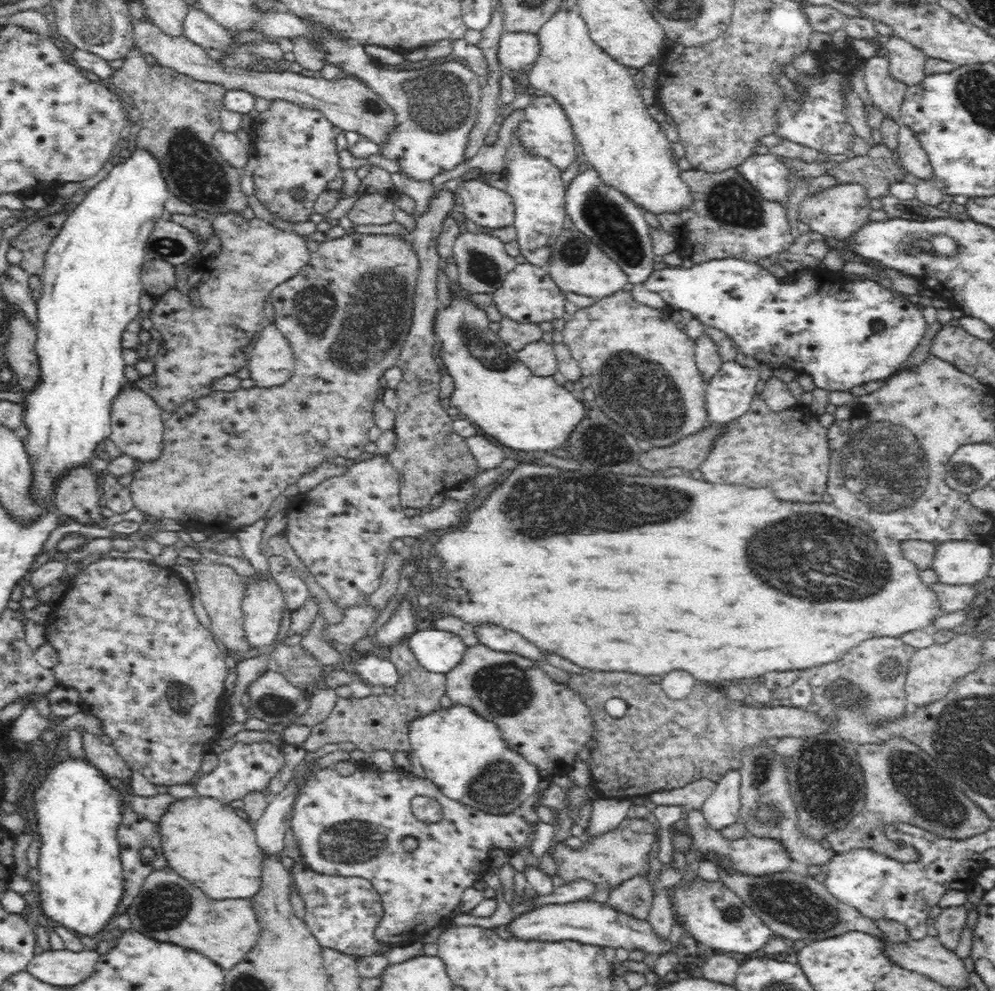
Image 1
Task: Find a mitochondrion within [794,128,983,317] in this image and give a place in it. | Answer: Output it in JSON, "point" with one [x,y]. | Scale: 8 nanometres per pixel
{"point":[931,245]}

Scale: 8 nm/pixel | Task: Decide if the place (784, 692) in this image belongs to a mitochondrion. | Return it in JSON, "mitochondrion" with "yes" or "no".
{"mitochondrion":"no"}

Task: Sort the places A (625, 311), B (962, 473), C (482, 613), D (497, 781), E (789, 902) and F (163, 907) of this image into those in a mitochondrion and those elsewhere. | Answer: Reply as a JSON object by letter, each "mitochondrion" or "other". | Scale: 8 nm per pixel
{"A":"other","B":"mitochondrion","C":"other","D":"mitochondrion","E":"mitochondrion","F":"mitochondrion"}

